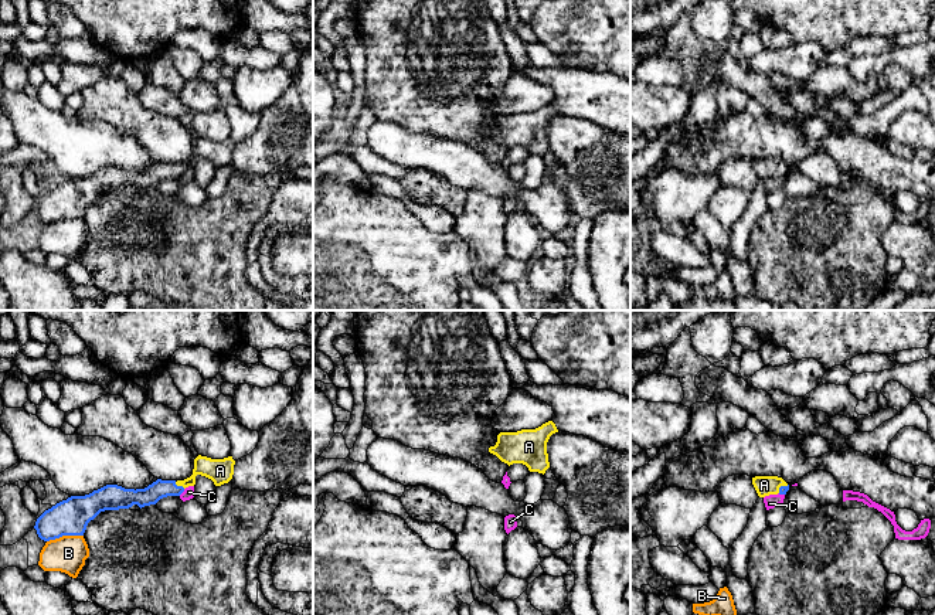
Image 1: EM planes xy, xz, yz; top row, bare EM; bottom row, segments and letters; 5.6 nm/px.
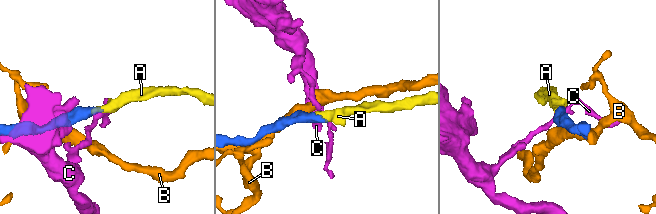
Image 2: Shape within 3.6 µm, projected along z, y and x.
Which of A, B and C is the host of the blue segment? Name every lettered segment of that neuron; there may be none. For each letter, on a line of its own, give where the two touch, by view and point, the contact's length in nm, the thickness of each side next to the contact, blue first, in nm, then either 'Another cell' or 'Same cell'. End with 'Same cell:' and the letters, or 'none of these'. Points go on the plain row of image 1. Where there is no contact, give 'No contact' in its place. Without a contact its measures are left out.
A: Touches blue at xy (180, 169). Shared border 70 nm. Thickness 110 nm (blue) against 140 nm. Same cell
B: Touches blue at xy (64, 217). Shared border 220 nm. Thickness 200 nm (blue) against 200 nm. Another cell
C: Touches blue at xy (182, 175). Shared border 50 nm. Thickness 110 nm (blue) against 60 nm. Another cell
Same cell: A

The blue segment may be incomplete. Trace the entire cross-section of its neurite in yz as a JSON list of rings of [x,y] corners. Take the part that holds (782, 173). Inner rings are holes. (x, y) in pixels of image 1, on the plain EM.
[[[755,159],[752,160],[752,167],[759,180],[769,177],[786,177],[789,167],[778,159]]]

